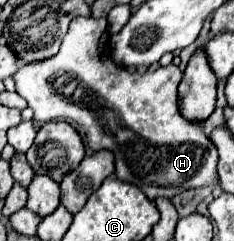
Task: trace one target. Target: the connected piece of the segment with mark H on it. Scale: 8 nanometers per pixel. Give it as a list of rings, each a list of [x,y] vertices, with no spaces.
[[[76,17],[72,19],[70,29],[62,39],[60,51],[52,59],[28,63],[16,71],[16,91],[28,101],[28,107],[34,111],[34,119],[40,123],[66,119],[82,127],[88,139],[88,147],[92,151],[112,151],[116,159],[116,177],[140,187],[150,201],[156,201],[158,197],[172,199],[180,191],[192,187],[218,185],[216,145],[206,137],[202,123],[184,119],[178,107],[178,83],[182,79],[182,71],[176,65],[168,65],[158,67],[154,73],[138,75],[124,67],[118,67],[110,59],[108,39],[110,33],[106,17]]]

